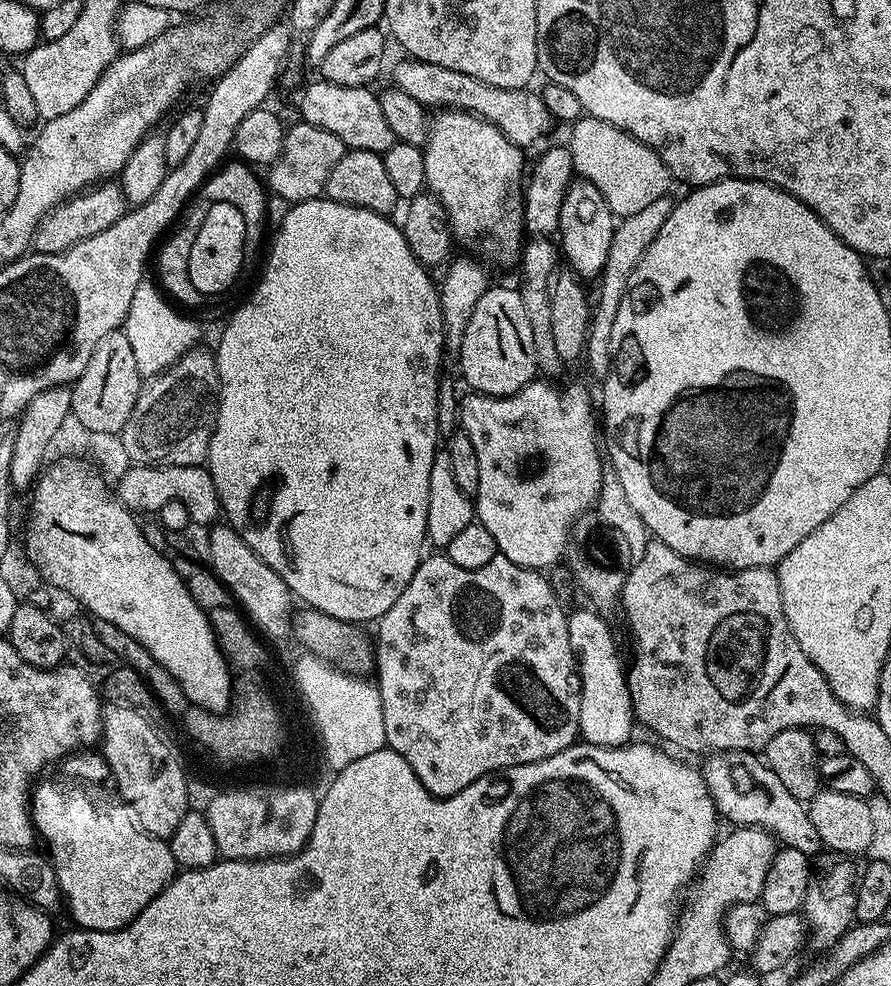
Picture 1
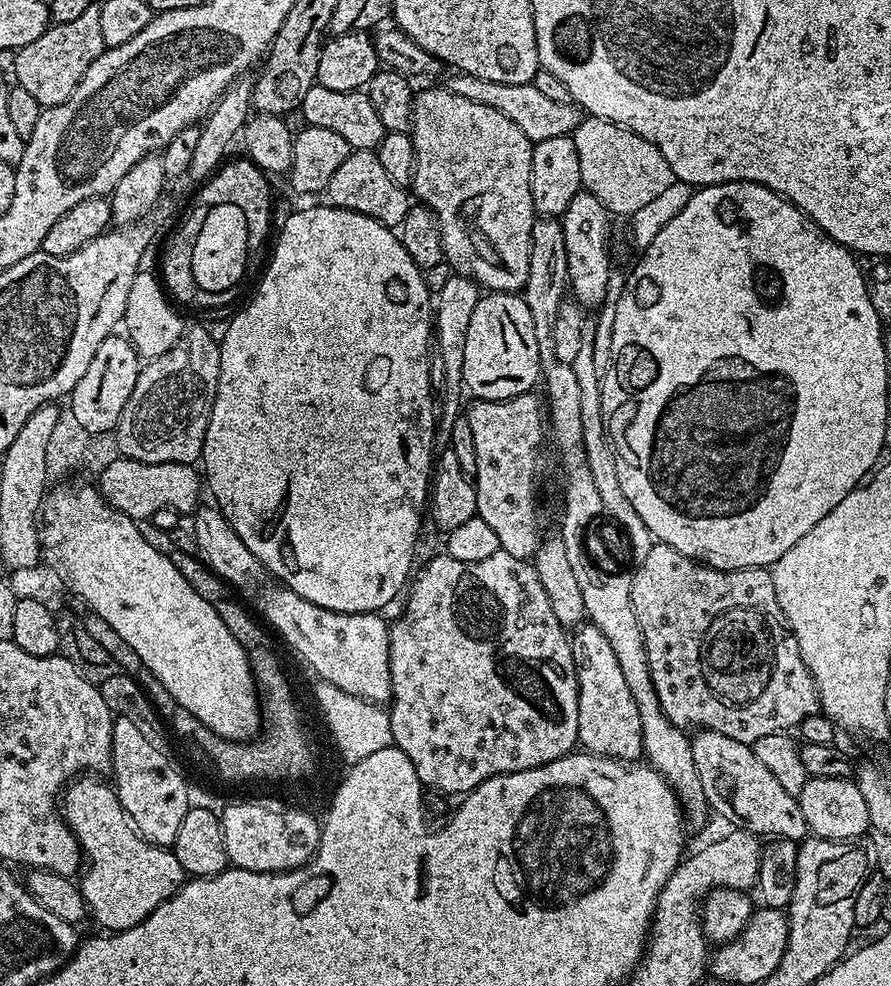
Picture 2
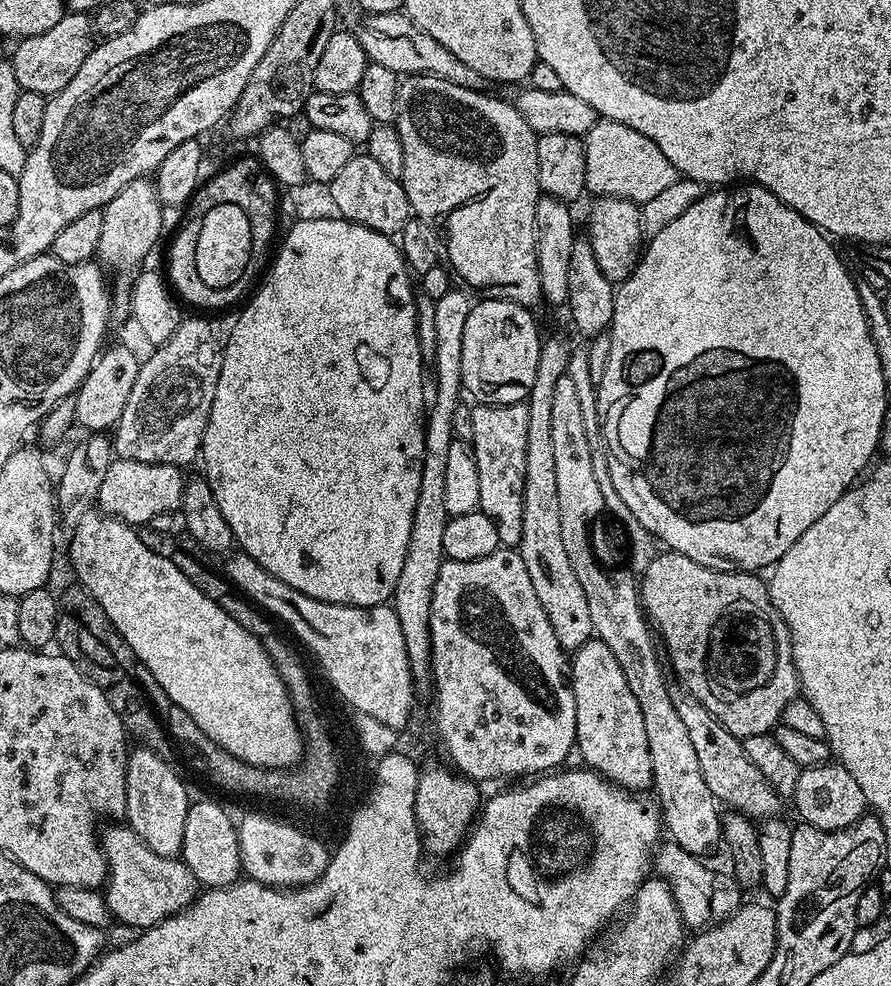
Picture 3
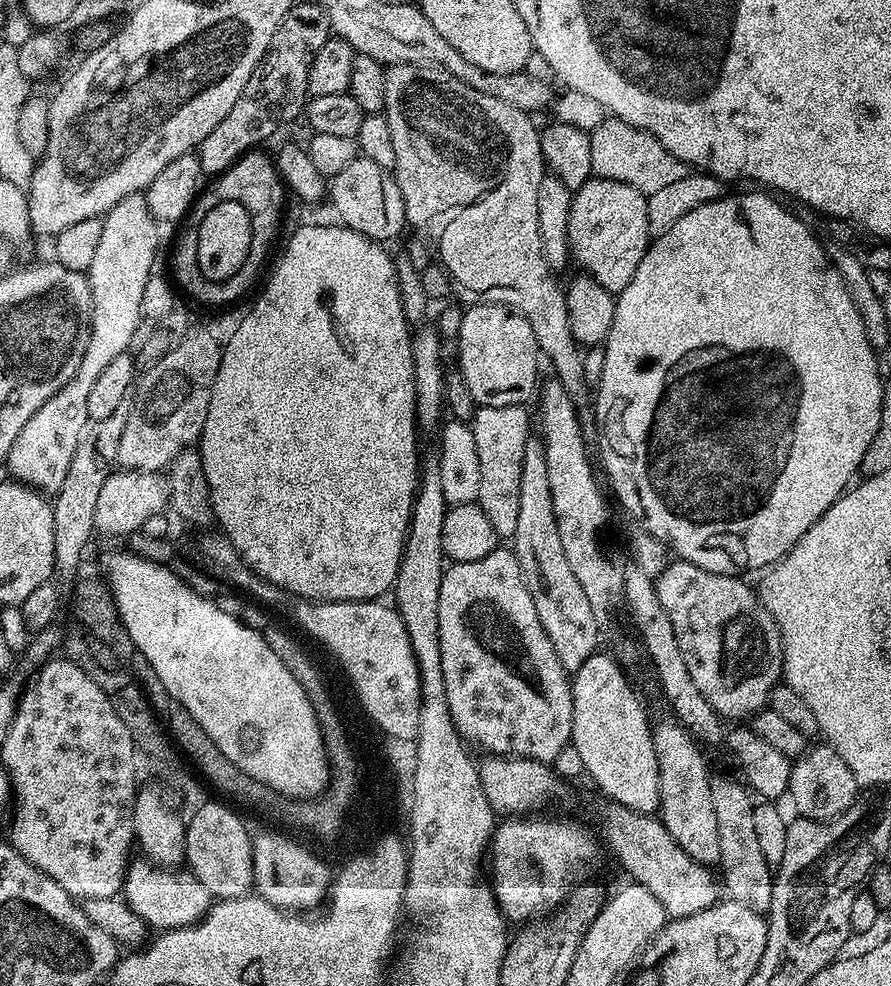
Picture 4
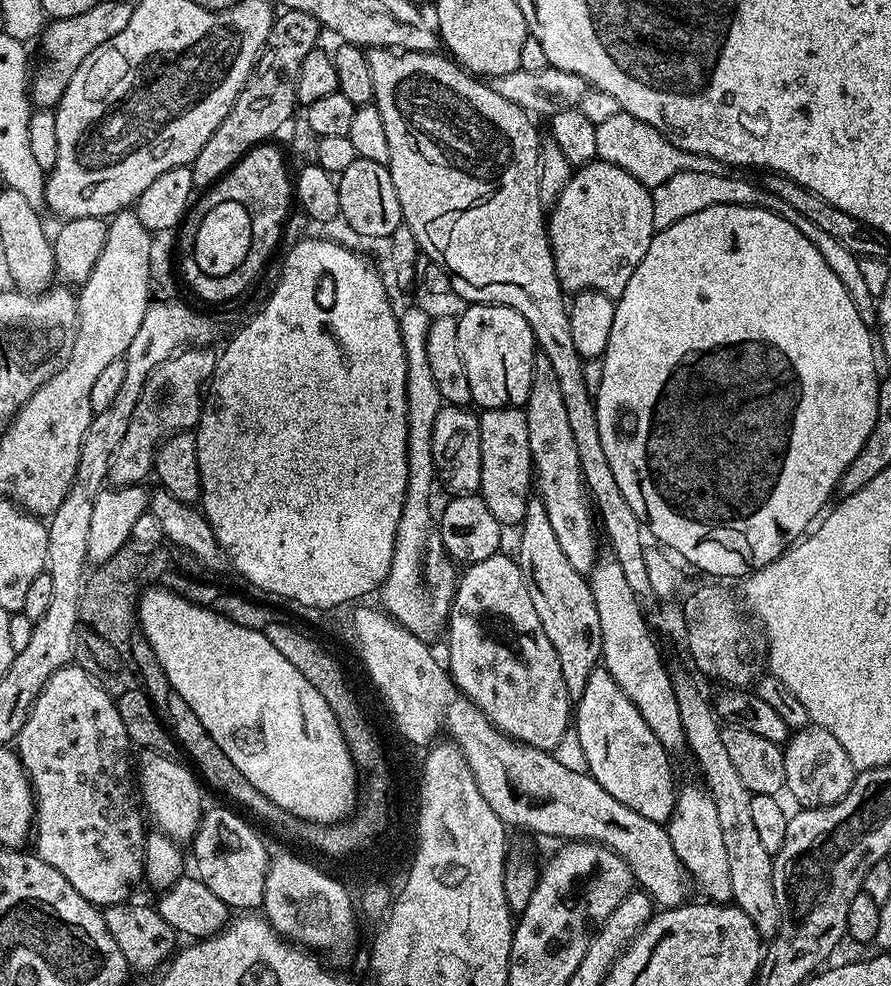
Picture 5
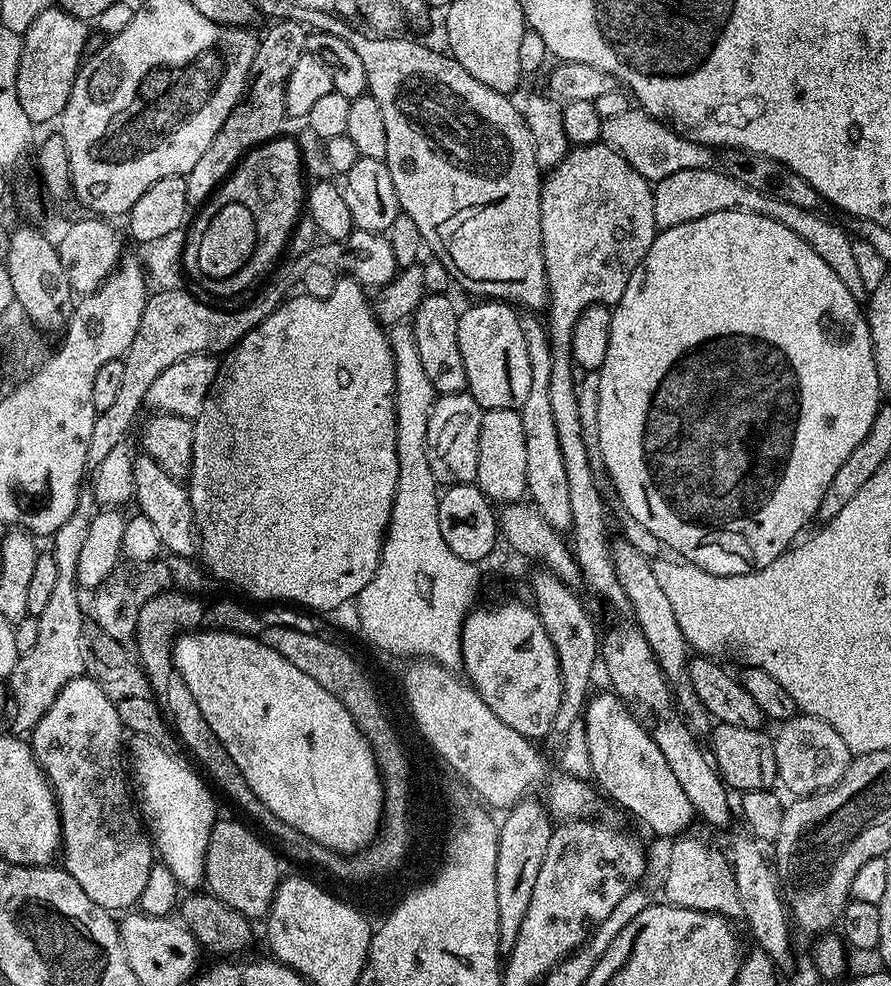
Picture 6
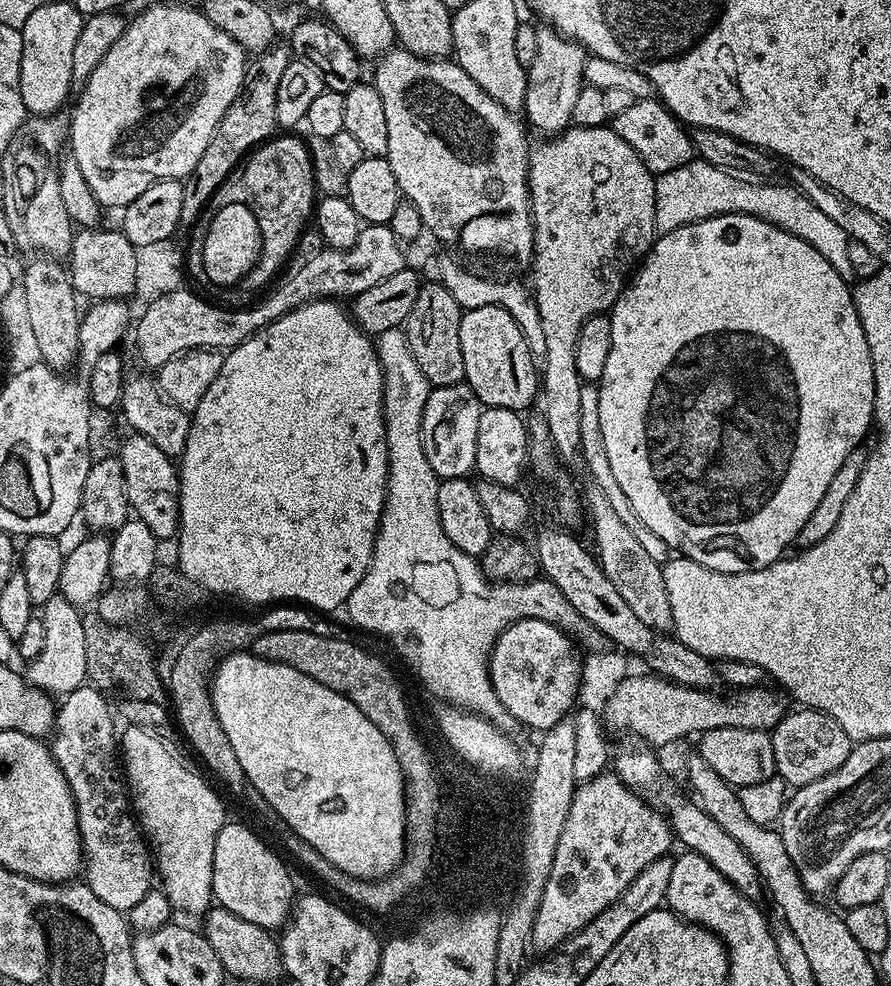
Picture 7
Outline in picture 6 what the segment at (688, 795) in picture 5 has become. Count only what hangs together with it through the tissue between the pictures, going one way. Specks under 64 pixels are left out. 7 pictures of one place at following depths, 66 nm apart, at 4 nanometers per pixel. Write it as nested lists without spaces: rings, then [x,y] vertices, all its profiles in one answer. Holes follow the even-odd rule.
[[[684,834],[673,839],[672,853],[668,856],[668,873],[664,876],[664,892],[667,903],[677,908],[689,908],[699,912],[713,912],[729,918],[743,917],[742,902],[739,901],[738,885],[729,857],[711,848],[704,840]]]

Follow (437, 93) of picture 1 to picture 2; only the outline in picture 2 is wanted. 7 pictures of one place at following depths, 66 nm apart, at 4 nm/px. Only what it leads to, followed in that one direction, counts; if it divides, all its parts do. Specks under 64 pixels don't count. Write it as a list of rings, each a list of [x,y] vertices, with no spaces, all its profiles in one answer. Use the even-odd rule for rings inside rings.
[[[463,74],[453,75],[453,80],[446,84],[448,91],[458,94],[462,98],[470,98],[470,102],[482,102],[482,106],[492,106],[494,110],[498,110],[502,114],[506,114],[506,118],[510,118],[510,122],[514,122],[514,126],[518,126],[518,130],[522,130],[522,134],[526,134],[526,138],[530,141],[545,140],[546,138],[558,138],[559,136],[571,136],[572,131],[577,128],[582,119],[582,112],[575,103],[572,102],[554,102],[550,98],[546,98],[541,94],[535,86],[531,84],[503,84],[502,82],[486,82],[486,78],[474,78]]]

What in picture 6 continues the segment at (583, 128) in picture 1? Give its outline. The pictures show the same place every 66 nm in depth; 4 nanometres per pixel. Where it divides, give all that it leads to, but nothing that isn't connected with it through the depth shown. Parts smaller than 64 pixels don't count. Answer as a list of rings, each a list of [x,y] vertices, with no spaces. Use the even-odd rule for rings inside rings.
[[[629,106],[622,114],[614,114],[614,118],[603,120],[600,140],[622,154],[622,158],[626,158],[626,162],[630,162],[630,166],[634,166],[634,170],[638,170],[638,174],[649,182],[670,178],[670,174],[678,174],[678,170],[716,168],[718,164],[717,153],[709,145],[681,136],[675,128],[639,106]]]

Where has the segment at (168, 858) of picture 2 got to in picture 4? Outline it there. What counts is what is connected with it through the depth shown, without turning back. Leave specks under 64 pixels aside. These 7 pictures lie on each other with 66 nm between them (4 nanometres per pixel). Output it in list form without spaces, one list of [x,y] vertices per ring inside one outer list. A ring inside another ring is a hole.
[[[133,859],[124,876],[122,899],[134,914],[138,914],[147,922],[149,929],[167,930],[170,928],[189,928],[199,920],[203,920],[214,903],[214,897],[194,873],[187,870],[157,868],[147,859]]]

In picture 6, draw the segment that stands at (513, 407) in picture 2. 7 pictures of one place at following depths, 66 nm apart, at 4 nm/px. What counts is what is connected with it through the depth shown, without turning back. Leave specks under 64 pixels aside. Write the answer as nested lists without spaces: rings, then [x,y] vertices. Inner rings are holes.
[[[489,408],[484,412],[482,430],[478,434],[478,474],[475,483],[489,501],[500,506],[525,499],[528,491],[526,433],[522,430],[522,418],[517,409]]]

